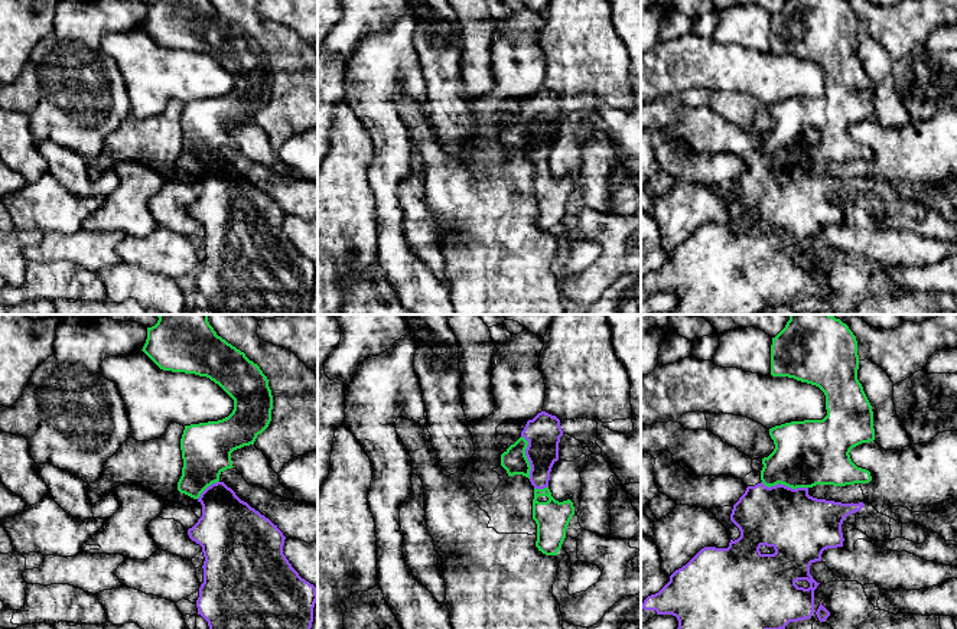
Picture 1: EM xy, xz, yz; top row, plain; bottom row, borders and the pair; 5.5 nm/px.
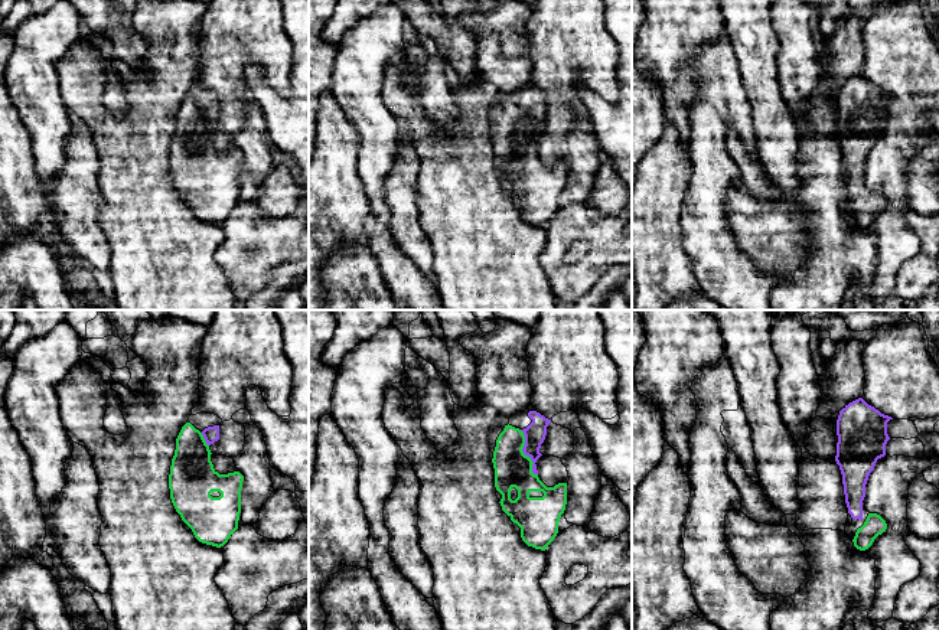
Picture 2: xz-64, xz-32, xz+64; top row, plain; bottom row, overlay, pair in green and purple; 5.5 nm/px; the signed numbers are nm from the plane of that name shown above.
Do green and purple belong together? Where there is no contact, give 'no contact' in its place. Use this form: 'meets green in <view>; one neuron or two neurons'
meets green in yz; one neuron

